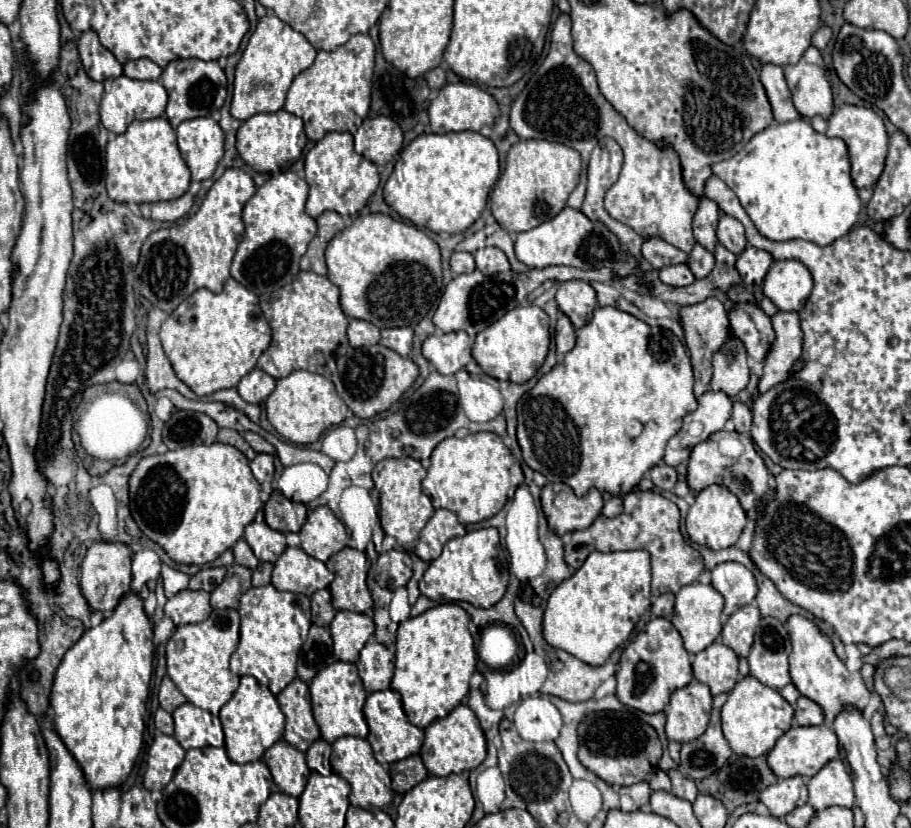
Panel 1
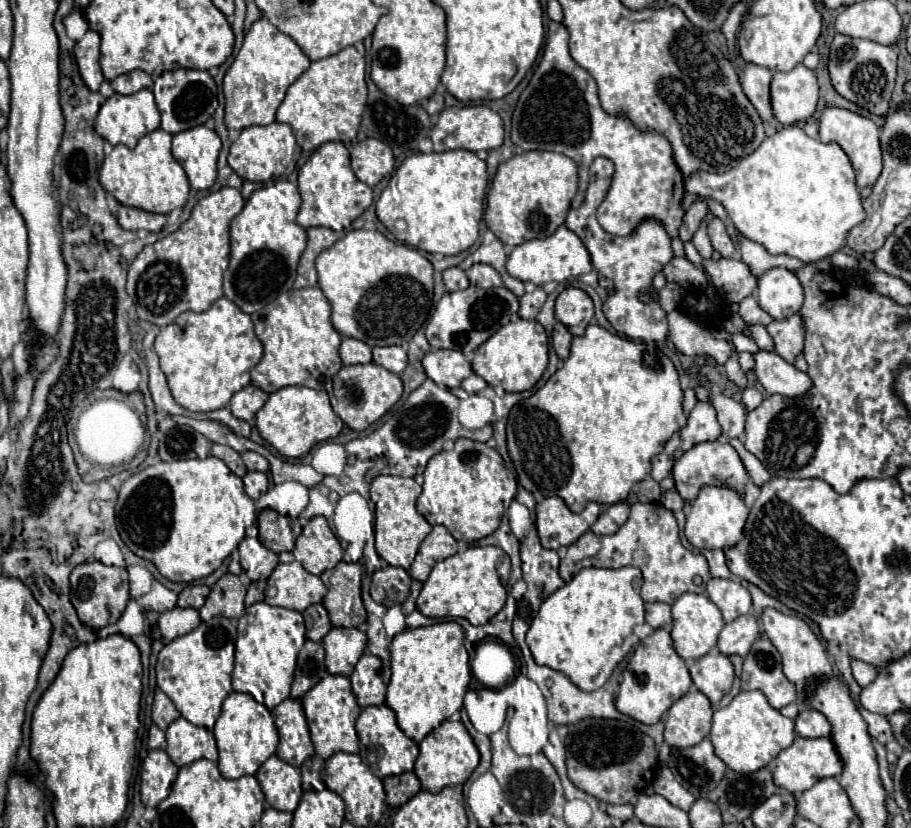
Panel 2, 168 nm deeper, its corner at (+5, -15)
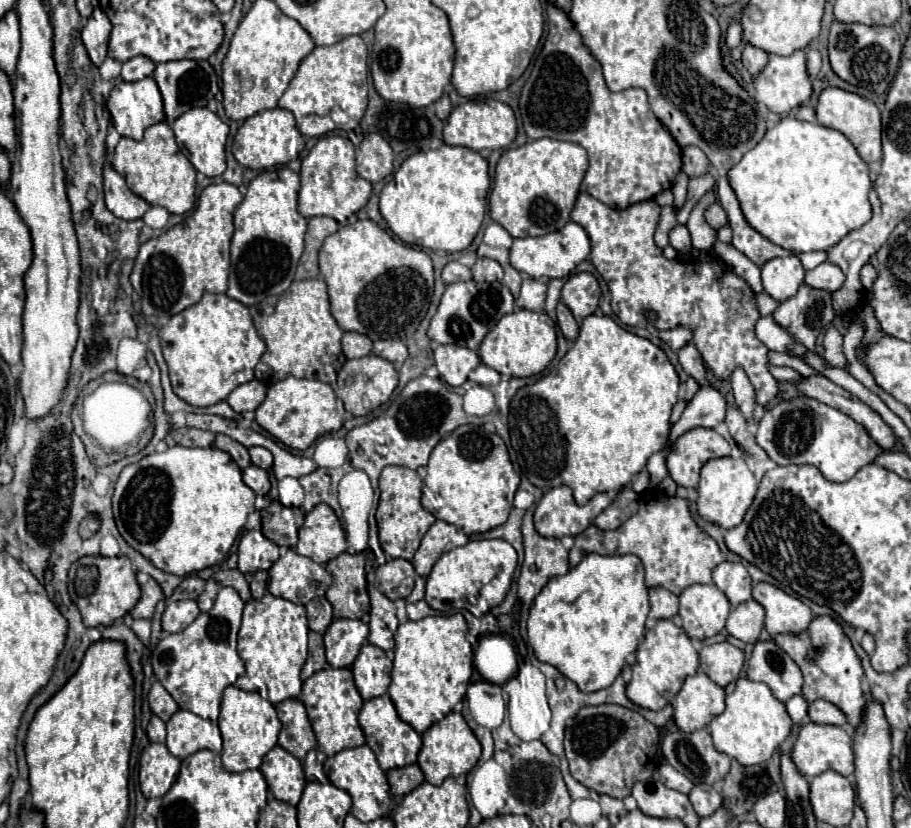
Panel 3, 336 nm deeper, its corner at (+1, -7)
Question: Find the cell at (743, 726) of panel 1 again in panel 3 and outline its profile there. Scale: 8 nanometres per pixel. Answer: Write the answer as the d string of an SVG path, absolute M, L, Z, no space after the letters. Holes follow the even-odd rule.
M738 678L736 690L726 696L726 710L708 724L708 732L712 734L714 748L718 752L736 758L742 766L754 766L766 762L792 734L792 718L788 716L786 706L774 698L766 684Z

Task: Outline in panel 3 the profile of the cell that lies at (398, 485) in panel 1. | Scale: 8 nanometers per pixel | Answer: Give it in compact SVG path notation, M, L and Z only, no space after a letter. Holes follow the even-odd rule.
M386 466L380 474L380 504L375 519L380 530L380 544L384 552L392 558L412 560L420 546L422 536L436 522L436 518L422 508L420 490L422 490L422 478L418 476L418 472L410 468Z

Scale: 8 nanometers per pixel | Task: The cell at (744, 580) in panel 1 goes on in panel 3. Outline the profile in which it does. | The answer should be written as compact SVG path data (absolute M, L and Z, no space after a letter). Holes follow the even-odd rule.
M740 562L718 564L714 570L714 584L726 594L734 608L752 598L752 580Z

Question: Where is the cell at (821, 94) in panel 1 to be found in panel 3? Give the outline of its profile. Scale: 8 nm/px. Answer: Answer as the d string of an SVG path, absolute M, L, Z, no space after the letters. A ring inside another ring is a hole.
M798 50L792 56L774 56L770 54L768 66L758 74L754 80L756 86L756 100L766 104L776 114L790 114L794 108L806 104L812 96L812 80L806 70L806 52Z

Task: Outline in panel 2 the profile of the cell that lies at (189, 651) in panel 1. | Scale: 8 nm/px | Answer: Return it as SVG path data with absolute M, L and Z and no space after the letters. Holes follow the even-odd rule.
M218 616L210 620L210 624L202 622L194 632L188 632L186 636L178 636L176 640L164 644L164 648L158 654L156 662L156 682L158 688L174 702L176 710L194 726L202 726L212 730L224 698L232 692L232 670L234 670L234 640L236 640L236 622L224 616Z

